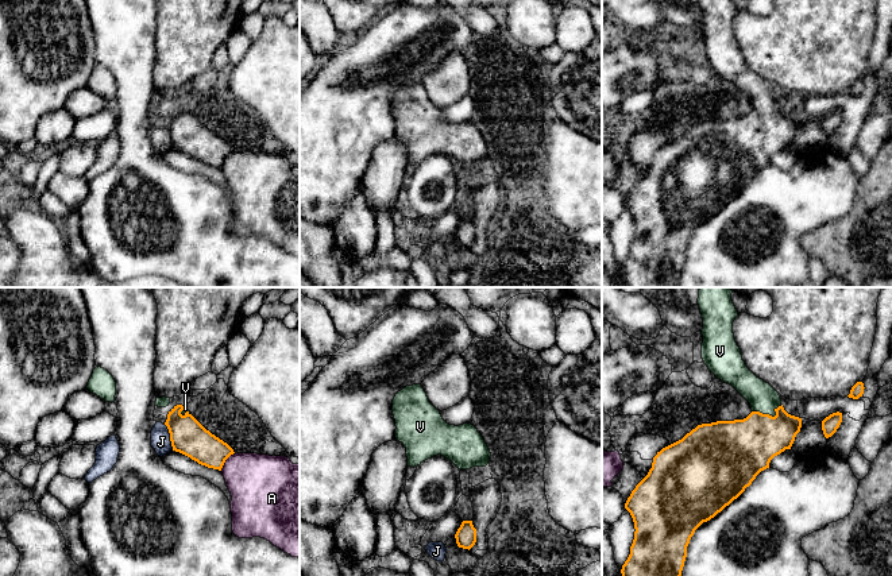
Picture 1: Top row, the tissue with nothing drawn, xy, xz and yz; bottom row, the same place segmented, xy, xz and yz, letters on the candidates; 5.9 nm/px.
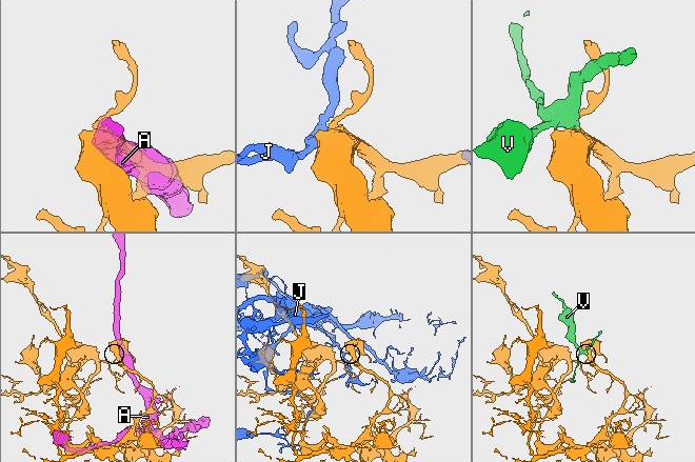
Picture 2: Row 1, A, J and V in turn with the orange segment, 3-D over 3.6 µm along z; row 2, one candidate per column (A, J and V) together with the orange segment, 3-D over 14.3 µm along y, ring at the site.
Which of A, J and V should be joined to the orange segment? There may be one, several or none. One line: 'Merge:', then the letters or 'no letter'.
Merge: V

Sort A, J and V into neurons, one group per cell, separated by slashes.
A / J / V

